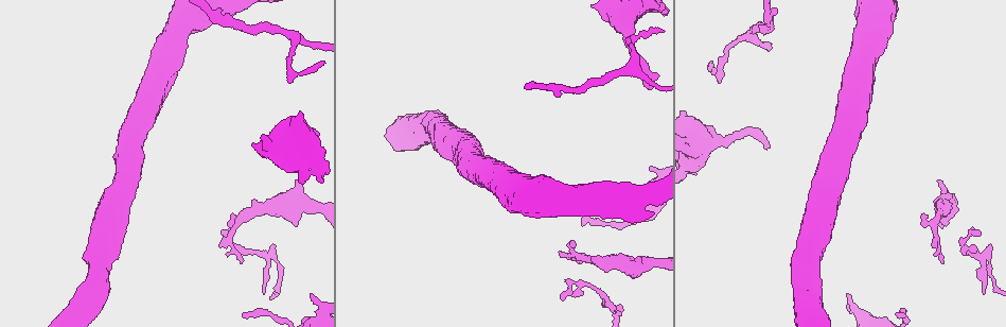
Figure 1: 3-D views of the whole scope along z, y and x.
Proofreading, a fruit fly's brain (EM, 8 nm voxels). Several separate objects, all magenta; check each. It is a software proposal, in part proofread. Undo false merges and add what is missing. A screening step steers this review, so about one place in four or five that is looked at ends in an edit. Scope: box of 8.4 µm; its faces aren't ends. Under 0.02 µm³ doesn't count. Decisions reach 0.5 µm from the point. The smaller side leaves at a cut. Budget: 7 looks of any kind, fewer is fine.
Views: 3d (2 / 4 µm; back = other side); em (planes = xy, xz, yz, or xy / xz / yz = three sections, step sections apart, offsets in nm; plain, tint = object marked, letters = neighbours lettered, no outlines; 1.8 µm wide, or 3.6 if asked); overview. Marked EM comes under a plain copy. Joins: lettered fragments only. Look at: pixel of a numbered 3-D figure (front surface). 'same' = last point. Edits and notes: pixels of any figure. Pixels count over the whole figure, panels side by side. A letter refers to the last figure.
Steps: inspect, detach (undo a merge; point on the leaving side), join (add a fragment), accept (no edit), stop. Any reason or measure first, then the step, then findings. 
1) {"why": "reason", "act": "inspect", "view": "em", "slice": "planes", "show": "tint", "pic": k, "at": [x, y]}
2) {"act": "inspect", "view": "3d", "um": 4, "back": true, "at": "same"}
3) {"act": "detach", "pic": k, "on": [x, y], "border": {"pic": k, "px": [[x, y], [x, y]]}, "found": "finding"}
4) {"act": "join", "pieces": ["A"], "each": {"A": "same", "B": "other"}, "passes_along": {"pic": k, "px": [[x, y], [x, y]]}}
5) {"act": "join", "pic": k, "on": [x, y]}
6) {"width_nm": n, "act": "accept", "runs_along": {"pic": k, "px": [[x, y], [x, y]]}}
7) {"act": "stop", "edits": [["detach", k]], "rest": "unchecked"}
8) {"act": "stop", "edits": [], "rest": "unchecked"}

{"why": "free end", "act": "inspect", "view": "em", "slice": "planes", "show": "letters", "pic": 1, "at": [311, 295]}

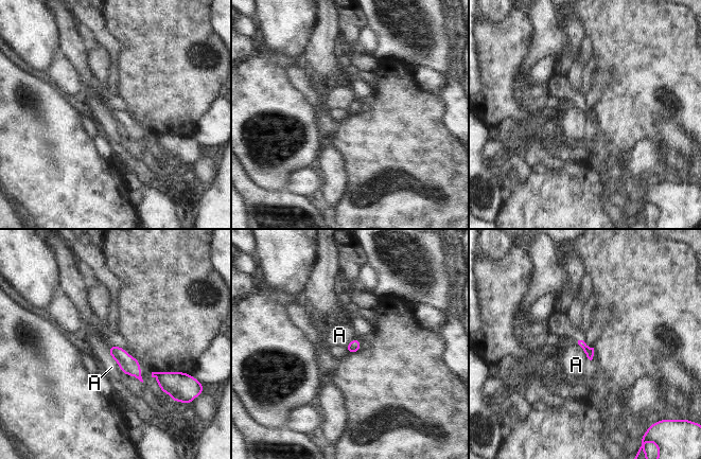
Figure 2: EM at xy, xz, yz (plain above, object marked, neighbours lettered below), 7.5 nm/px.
{"act": "accept", "each": {"A": "other"}, "border": {"pic": 2, "px": [[577, 340], [577, 343], [590, 360]]}, "found": "none of them fits"}

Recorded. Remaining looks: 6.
{"why": "branch stops here", "act": "inspect", "view": "3d", "um": 2, "pic": 1, "at": [940, 182]}

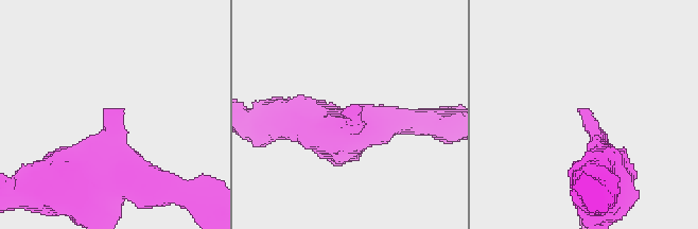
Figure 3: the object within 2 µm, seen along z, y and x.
{"act": "inspect", "view": "em", "slice": "planes", "show": "letters", "pic": 3, "at": [582, 112]}

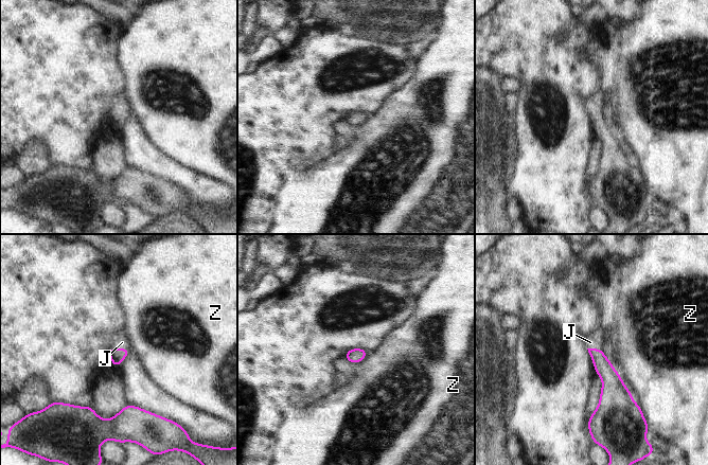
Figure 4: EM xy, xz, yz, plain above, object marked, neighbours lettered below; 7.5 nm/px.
{"width_nm": 110, "act": "join", "pieces": ["J"], "each": {"J": "same", "Z": "other"}, "found": "the neuron continues"}

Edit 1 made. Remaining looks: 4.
{"why": "see it whole again", "act": "inspect", "view": "overview"}

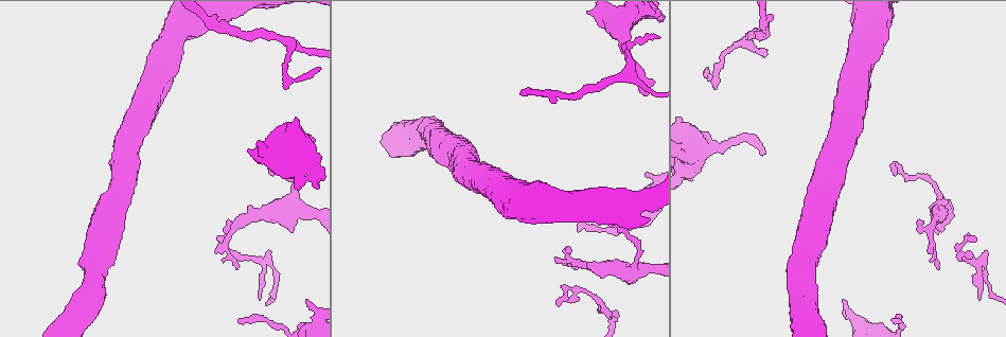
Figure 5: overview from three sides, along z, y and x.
{"why": "branch stops here", "act": "inspect", "view": "3d", "um": 2, "pic": 5, "at": [567, 250]}

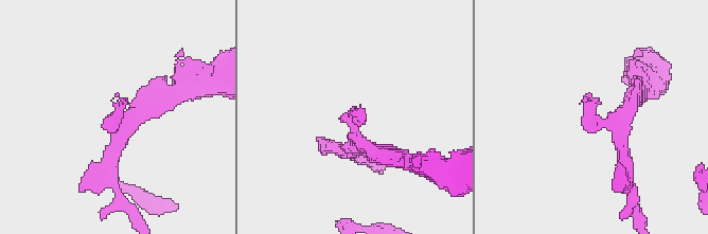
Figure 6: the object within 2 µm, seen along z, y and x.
{"why": "need the tissue", "act": "inspect", "view": "em", "slice": "planes", "show": "letters", "pic": 6, "at": [352, 113]}

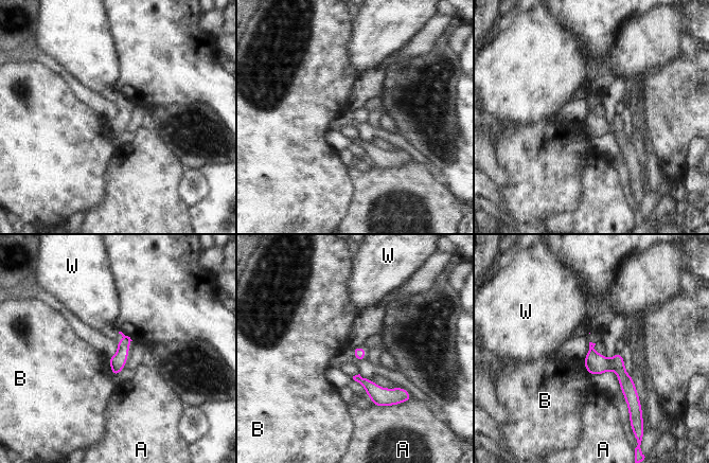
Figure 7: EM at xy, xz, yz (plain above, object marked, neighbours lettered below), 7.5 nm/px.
{"act": "accept", "each": {"A": "other", "B": "other", "W": "other"}, "border": {"pic": 7, "px": [[108, 357], [110, 371], [113, 375]]}, "found": "none of them fits"}

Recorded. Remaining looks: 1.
{"act": "stop", "edits": [["join", 4]], "rest": "unchecked"}

